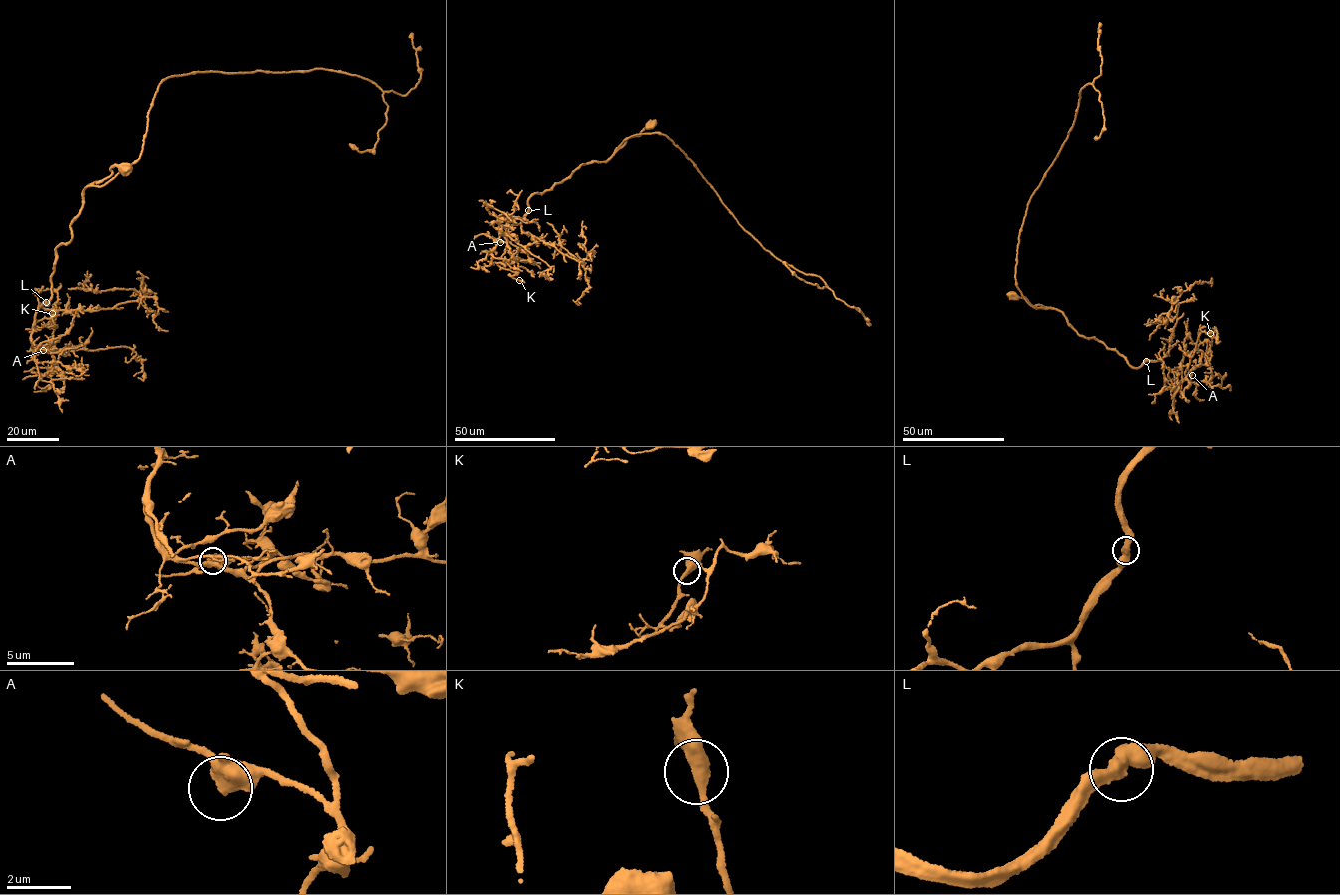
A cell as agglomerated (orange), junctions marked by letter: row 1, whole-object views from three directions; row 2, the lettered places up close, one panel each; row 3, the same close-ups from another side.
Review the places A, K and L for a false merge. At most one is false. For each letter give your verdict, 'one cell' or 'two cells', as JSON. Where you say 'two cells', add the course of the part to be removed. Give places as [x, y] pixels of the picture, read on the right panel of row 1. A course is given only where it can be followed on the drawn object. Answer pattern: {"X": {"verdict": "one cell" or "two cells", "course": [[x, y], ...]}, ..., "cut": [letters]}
{"A": {"verdict": "one cell"}, "K": {"verdict": "one cell"}, "L": {"verdict": "one cell"}, "cut": []}

